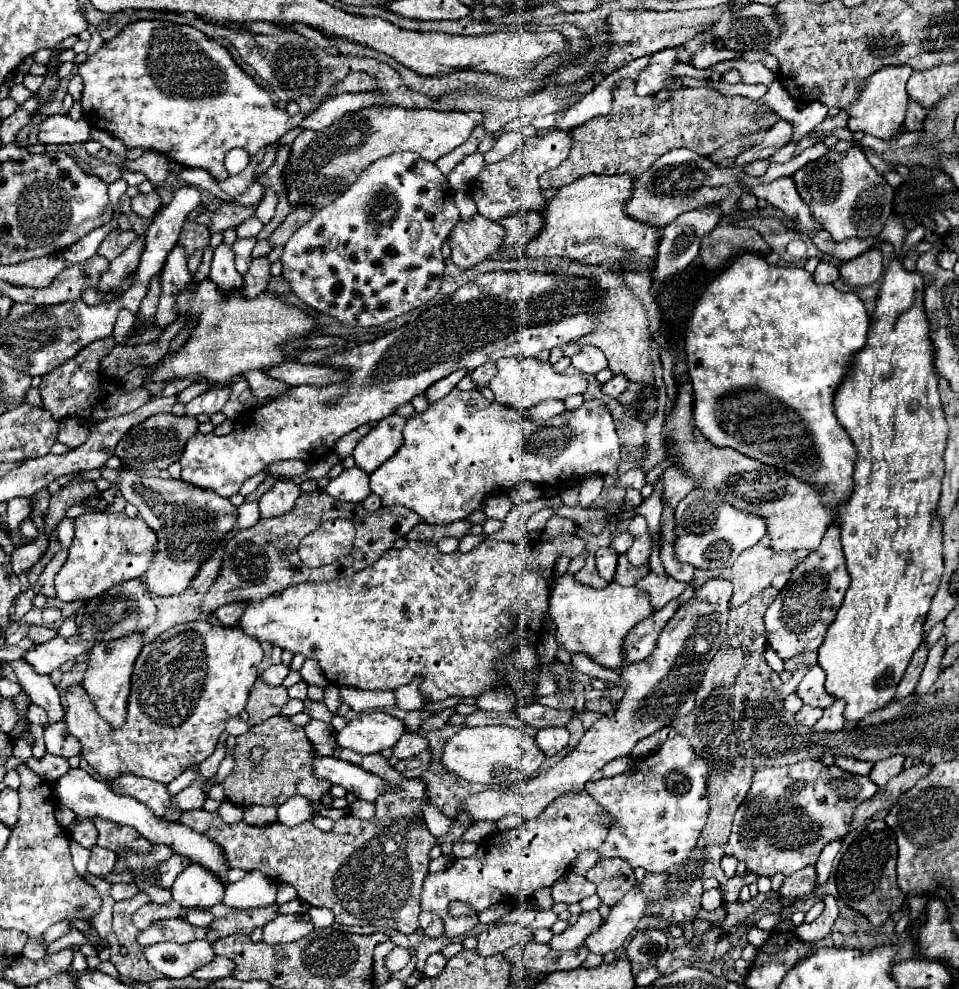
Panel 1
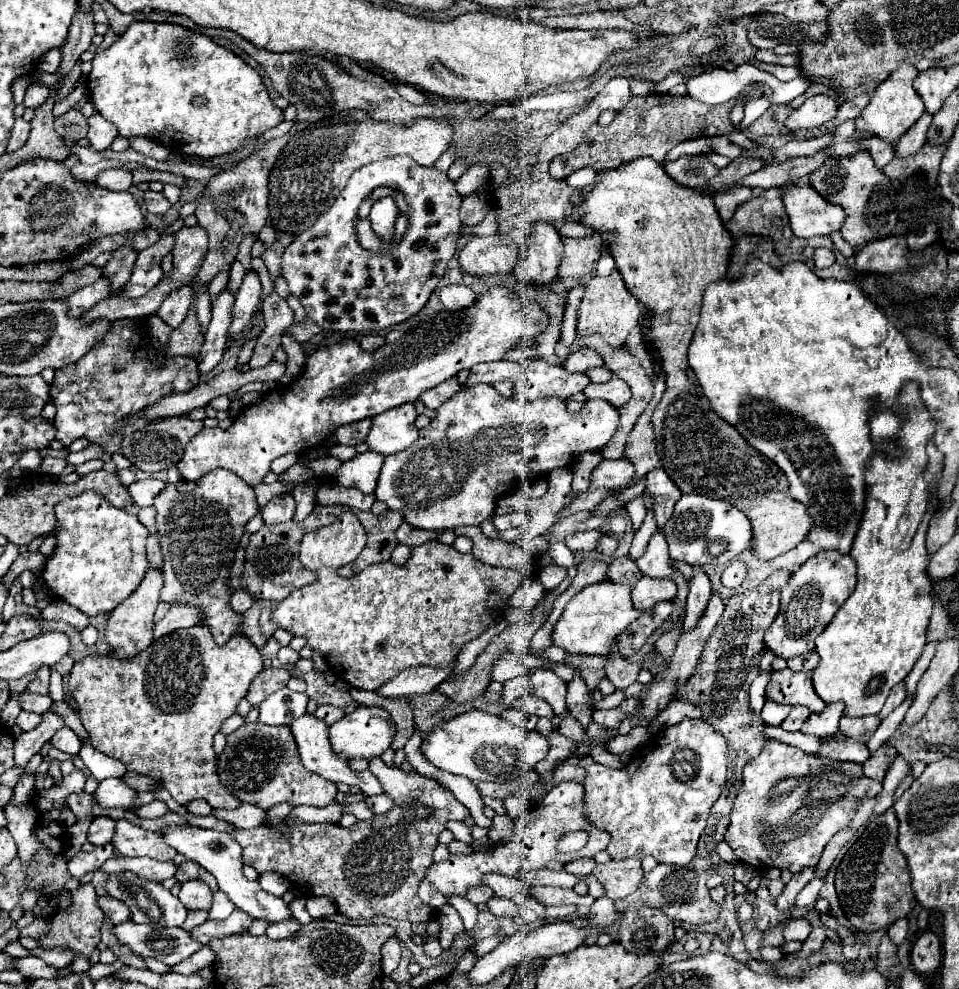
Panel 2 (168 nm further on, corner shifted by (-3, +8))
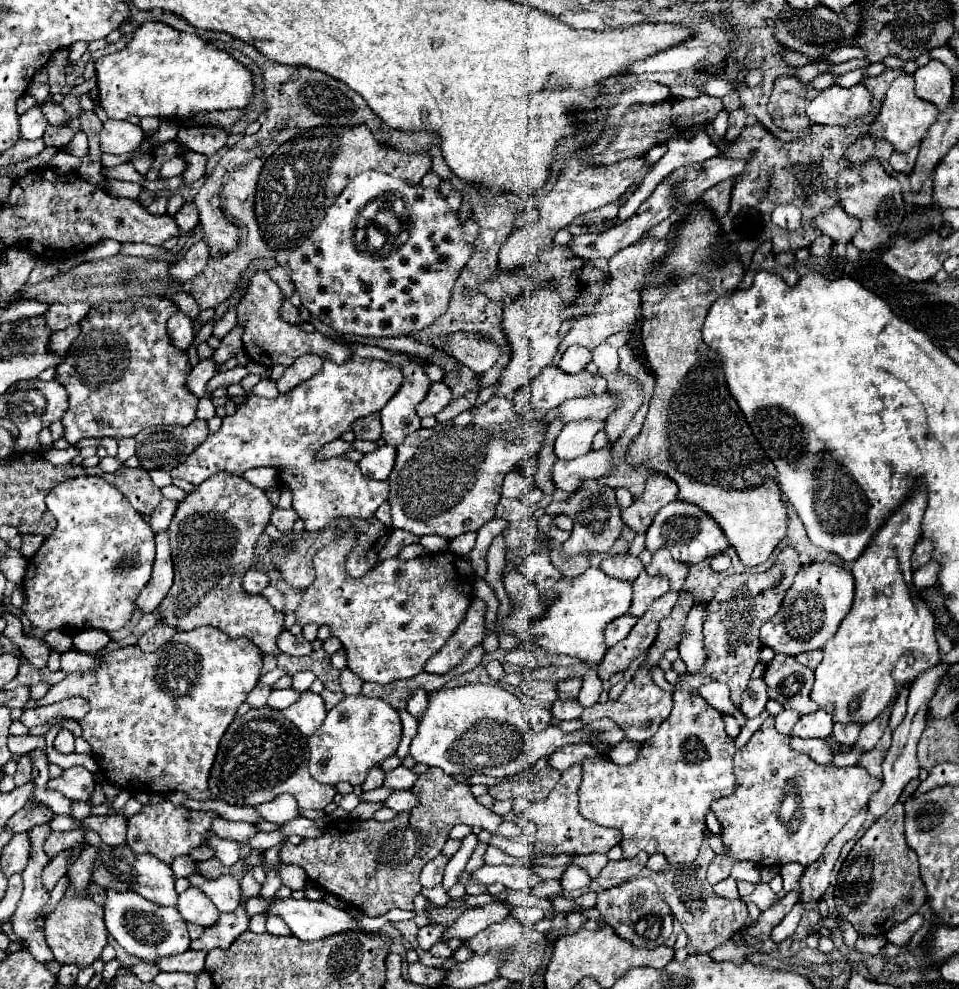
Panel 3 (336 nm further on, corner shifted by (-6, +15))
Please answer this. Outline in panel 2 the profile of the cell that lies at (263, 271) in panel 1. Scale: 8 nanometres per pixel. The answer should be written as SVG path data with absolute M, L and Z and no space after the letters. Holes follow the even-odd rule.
M249 272L243 278L243 284L237 292L237 300L235 300L235 306L233 306L233 322L231 322L231 328L229 328L229 334L227 334L229 338L237 338L249 326L251 316L257 310L259 296L261 296L259 276L257 276L257 272Z

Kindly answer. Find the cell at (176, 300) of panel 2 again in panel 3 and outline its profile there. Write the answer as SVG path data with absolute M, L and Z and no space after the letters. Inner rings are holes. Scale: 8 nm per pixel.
M178 311L176 315L172 315L168 319L168 335L172 337L172 341L174 341L176 347L186 349L194 341L190 317L186 313L182 313L182 311Z

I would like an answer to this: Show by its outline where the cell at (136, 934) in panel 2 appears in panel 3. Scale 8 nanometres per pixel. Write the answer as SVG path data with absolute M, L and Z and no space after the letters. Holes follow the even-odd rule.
M108 889L106 905L104 905L104 921L108 933L116 939L120 947L124 947L130 955L136 955L144 961L156 961L162 957L174 957L190 949L190 937L186 929L186 921L174 907L160 907L136 893L118 893Z

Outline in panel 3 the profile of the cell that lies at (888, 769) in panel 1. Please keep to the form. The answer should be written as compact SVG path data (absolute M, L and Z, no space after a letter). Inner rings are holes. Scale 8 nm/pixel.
M886 729L884 731L884 735L880 737L880 741L878 741L878 745L872 749L872 751L866 751L862 757L860 757L860 761L858 761L858 765L862 765L872 777L876 777L876 779L882 779L882 761L884 761L884 755L886 755L886 751L888 751L888 747L890 747L890 737L892 737L892 731L890 729Z

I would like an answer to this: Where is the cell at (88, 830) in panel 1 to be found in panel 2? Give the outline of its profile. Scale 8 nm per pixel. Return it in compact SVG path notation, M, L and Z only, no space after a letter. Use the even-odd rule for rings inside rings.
M95 818L89 826L89 834L87 834L87 840L95 846L105 846L113 840L113 834L115 834L115 820L111 818Z

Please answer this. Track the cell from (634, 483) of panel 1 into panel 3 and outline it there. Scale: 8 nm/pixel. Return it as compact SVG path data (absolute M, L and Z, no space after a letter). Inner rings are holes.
M608 447L590 451L572 461L556 461L552 469L552 481L558 489L566 493L574 493L584 487L590 479L600 479L610 475L612 471L612 453Z

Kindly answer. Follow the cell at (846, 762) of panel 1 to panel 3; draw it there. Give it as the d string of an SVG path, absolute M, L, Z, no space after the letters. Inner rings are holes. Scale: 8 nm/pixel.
M792 737L792 747L796 751L802 751L810 755L816 763L832 763L836 751L826 745L824 739L802 739L802 737Z

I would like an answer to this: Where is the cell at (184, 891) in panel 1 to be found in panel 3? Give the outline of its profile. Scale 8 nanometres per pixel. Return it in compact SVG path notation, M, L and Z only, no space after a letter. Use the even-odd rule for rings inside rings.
M190 885L184 893L180 893L178 911L182 913L184 921L192 921L202 927L214 925L214 921L218 919L218 913L220 913L214 907L214 903L206 897L206 893L194 885Z

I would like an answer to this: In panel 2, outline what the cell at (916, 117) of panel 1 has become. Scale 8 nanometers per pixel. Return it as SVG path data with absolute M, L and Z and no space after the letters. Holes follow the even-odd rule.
M925 112L913 128L907 130L907 134L895 144L895 156L897 158L909 158L913 154L919 152L919 148L925 144L925 134L927 134L927 128L931 124L931 114Z

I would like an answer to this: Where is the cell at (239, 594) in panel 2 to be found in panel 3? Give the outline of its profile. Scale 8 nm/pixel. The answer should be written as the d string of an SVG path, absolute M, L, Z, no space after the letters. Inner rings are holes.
M250 569L244 579L242 579L242 587L246 589L246 593L262 593L262 589L268 585L268 577L262 571Z

